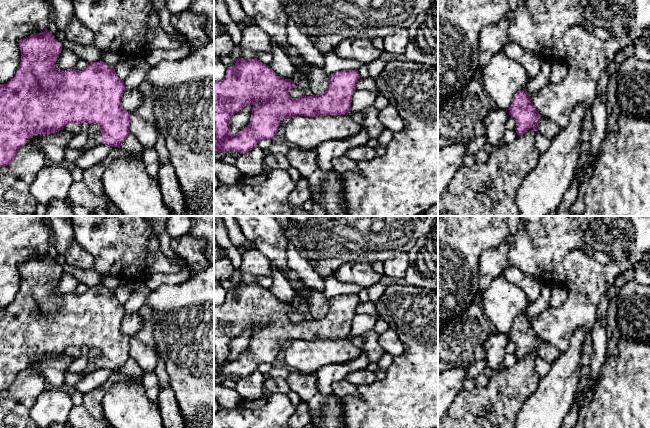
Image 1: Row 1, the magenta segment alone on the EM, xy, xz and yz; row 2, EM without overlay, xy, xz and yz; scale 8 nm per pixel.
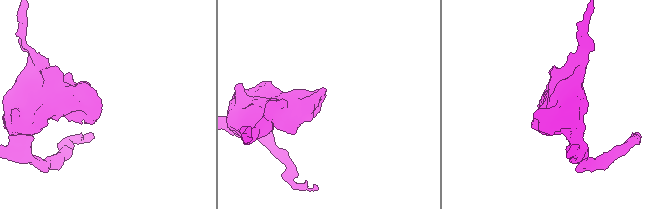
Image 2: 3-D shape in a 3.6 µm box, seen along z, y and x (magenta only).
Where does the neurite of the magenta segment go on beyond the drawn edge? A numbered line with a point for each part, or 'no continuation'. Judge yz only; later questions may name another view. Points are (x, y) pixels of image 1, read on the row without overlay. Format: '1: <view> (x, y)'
no continuation

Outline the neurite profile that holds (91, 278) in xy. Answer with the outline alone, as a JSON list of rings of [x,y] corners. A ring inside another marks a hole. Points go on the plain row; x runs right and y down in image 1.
[[[68,263],[61,267],[62,272],[69,273],[73,275],[78,282],[86,284],[88,287],[99,286],[102,283],[102,278],[104,275],[99,274],[94,270],[84,270],[77,267],[73,267]]]

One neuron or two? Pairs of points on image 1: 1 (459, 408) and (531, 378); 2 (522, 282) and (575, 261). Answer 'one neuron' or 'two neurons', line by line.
1: one neuron
2: two neurons

